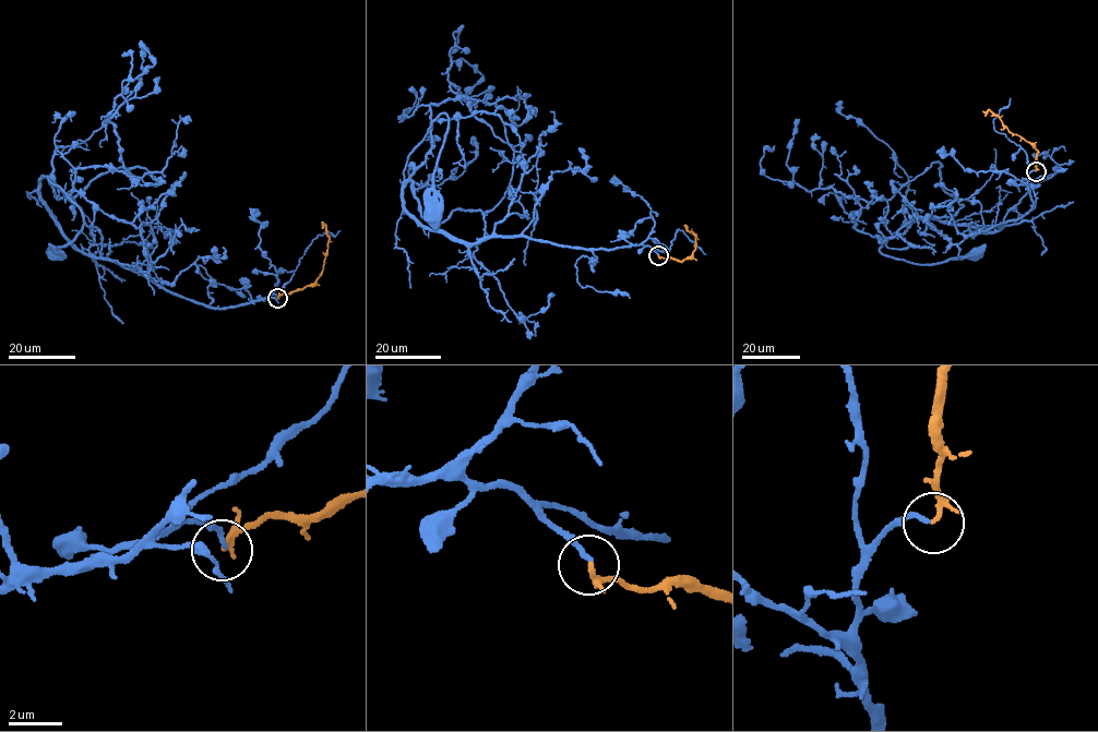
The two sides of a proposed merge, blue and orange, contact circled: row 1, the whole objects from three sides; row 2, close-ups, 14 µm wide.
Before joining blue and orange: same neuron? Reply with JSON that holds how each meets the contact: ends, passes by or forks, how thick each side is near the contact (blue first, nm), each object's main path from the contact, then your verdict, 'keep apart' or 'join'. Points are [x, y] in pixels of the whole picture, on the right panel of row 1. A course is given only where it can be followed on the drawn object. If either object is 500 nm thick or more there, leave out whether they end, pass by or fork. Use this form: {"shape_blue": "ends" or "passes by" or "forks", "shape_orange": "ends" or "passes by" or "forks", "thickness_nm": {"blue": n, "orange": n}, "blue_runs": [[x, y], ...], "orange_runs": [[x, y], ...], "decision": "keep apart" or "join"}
{"shape_blue": "ends", "shape_orange": "passes by", "thickness_nm": {"blue": 160, "orange": 130}, "blue_runs": [[1035, 171], [1027, 183], [1030, 211], [999, 231], [918, 217], [902, 226], [880, 252], [922, 264], [974, 252]], "orange_runs": [[1036, 171], [1038, 151], [1031, 144], [1011, 133], [989, 109], [982, 111]], "decision": "join"}

